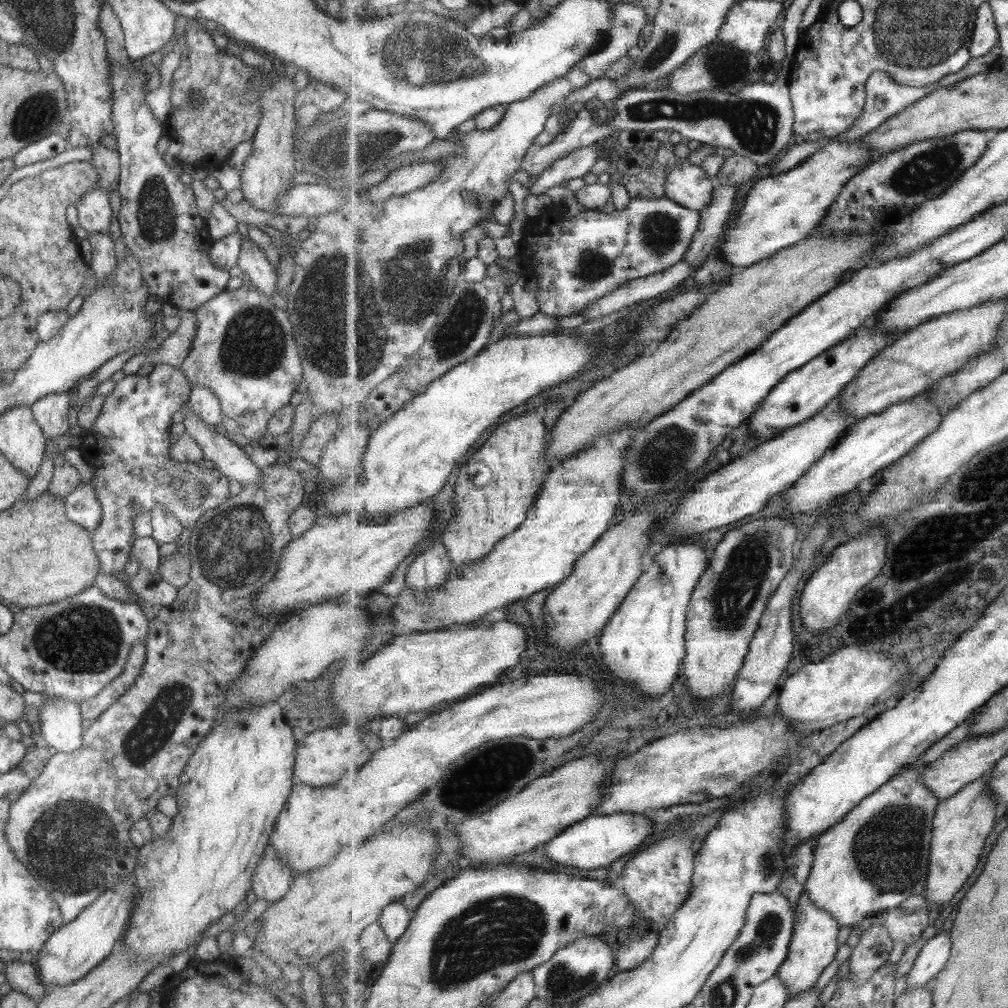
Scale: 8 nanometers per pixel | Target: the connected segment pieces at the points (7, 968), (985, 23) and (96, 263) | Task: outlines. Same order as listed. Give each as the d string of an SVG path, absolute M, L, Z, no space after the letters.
M5 962L2 974L11 989L31 997L35 1002L46 992L31 962Z
M984 2L979 8L976 29L970 46L970 53L973 57L985 56L1000 42L1000 34L995 23L995 16L991 4Z
M106 232L88 235L86 238L91 246L91 258L88 266L96 276L96 287L106 283L106 276L115 268L117 260L113 253L113 241Z

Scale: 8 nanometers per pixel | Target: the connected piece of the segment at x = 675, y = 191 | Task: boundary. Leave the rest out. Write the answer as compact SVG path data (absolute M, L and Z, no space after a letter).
M682 159L682 164L678 164L666 180L667 198L701 212L714 200L717 185L703 167Z

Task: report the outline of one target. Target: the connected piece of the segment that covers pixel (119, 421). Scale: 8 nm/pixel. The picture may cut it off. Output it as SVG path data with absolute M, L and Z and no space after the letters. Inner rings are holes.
M163 363L154 364L152 371L145 376L136 373L124 375L115 383L113 390L104 396L97 418L87 432L89 434L81 437L81 454L91 468L93 492L102 510L100 521L91 532L92 547L100 570L106 575L123 575L123 568L131 556L133 539L137 537L132 524L139 509L149 511L155 505L161 505L183 527L192 528L206 510L215 509L229 499L228 479L218 469L202 469L195 463L179 463L169 457L169 450L173 446L173 443L169 442L169 434L176 434L172 429L171 414L180 410L183 403L187 403L191 387L178 368ZM200 484L207 487L203 494L198 490Z

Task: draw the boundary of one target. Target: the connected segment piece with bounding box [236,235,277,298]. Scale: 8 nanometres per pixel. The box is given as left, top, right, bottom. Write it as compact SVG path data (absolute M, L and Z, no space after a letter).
M240 236L240 251L236 264L245 274L245 279L256 286L264 297L270 298L274 290L277 271L273 270L263 255L263 250L247 236Z

